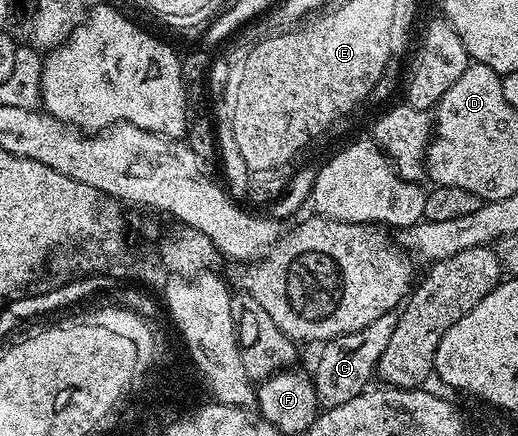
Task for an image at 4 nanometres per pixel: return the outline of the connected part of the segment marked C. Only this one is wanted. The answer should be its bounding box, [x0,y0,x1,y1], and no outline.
[313,312,398,409]

